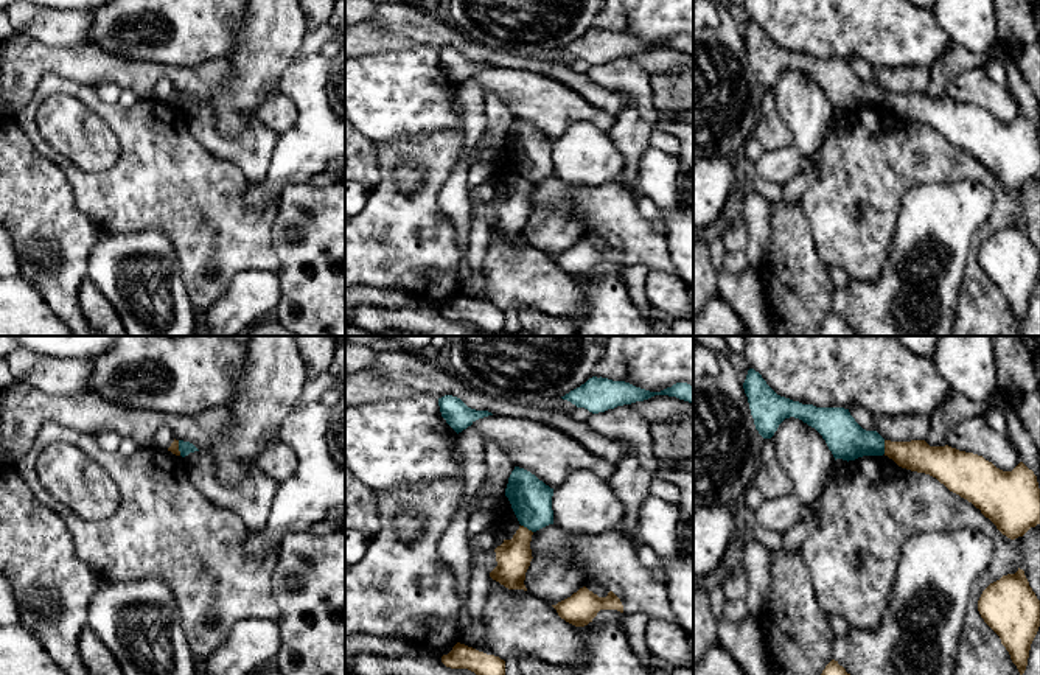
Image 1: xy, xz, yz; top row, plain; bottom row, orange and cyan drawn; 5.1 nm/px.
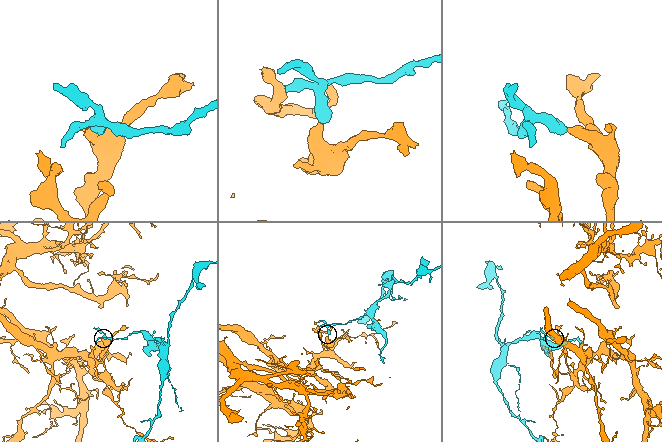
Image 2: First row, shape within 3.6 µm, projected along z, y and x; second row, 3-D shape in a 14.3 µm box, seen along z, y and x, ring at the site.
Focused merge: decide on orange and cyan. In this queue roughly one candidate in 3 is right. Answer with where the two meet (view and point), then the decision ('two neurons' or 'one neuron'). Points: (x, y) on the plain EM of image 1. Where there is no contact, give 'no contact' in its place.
meets orange in yz at (885, 98); two neurons

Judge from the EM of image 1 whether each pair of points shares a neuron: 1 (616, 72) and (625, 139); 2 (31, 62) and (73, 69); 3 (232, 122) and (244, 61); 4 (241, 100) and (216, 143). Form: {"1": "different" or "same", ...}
{"1": "same", "2": "same", "3": "same", "4": "different"}

